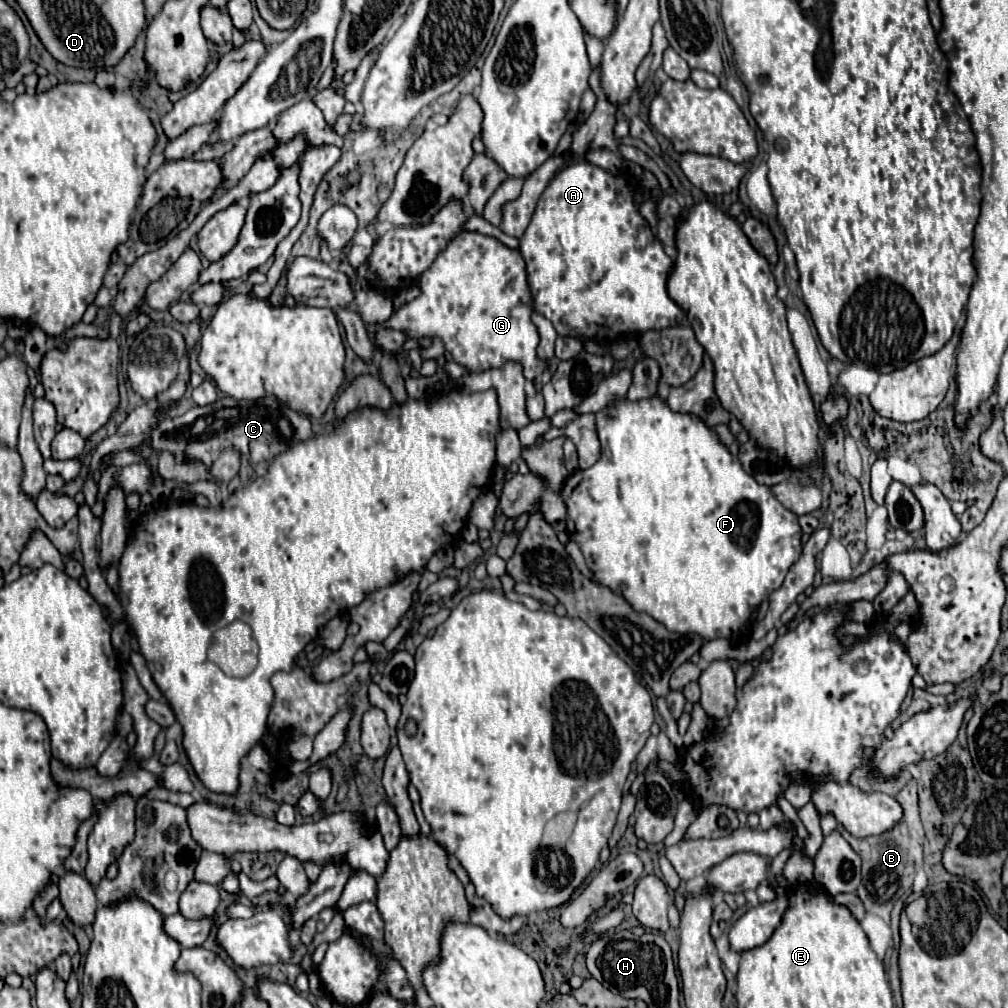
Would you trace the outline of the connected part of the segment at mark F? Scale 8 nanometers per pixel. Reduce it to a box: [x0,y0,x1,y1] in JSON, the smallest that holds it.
[563,395,801,641]

